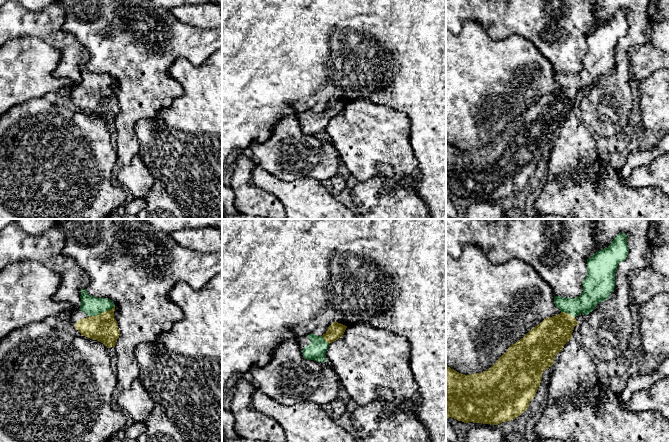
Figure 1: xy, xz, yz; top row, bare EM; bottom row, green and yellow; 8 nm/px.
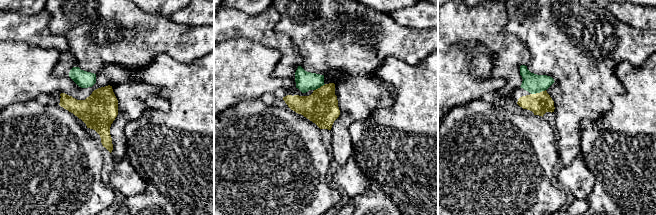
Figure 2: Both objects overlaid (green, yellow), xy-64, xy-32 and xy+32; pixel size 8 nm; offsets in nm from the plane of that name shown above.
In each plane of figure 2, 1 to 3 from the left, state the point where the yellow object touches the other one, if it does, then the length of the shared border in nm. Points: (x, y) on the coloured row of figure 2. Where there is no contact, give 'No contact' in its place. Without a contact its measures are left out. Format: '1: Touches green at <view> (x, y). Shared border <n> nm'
1: No contact
2: Touches green at xy-32 (319, 87). Shared border 110 nm
3: Touches green at xy+32 (538, 92). Shared border 130 nm

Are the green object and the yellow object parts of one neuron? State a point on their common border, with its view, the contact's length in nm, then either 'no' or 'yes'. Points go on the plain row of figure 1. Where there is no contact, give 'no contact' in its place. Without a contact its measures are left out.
contact xy (101, 88); length 220 nm; yes

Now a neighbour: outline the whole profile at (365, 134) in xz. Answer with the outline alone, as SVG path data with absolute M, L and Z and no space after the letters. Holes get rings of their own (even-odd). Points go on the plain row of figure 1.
M363 99L347 102L343 112L329 120L325 131L342 164L359 182L377 177L378 165L386 163L391 165L394 172L394 189L405 189L417 196L419 163L409 142L409 120L404 114Z

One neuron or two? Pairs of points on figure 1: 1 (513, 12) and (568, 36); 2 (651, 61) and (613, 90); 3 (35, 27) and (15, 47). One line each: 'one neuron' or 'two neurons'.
1: one neuron
2: two neurons
3: two neurons

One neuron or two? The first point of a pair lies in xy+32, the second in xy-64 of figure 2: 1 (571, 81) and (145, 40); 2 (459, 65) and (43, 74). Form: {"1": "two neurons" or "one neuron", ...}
{"1": "one neuron", "2": "one neuron"}

